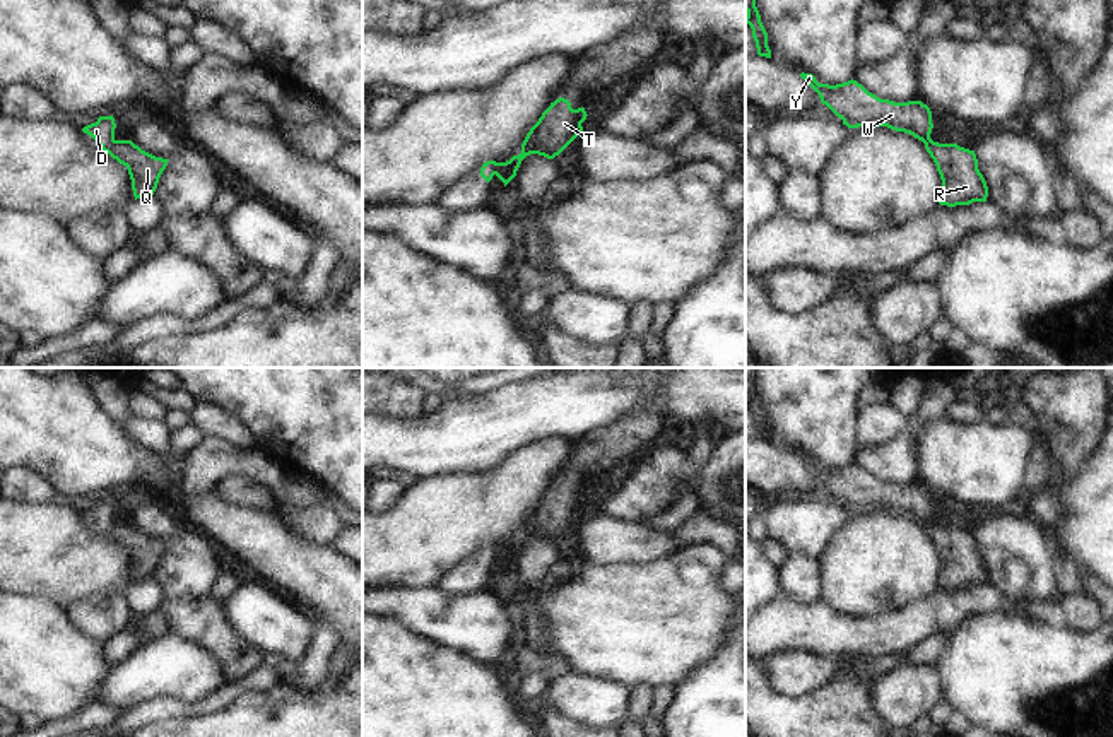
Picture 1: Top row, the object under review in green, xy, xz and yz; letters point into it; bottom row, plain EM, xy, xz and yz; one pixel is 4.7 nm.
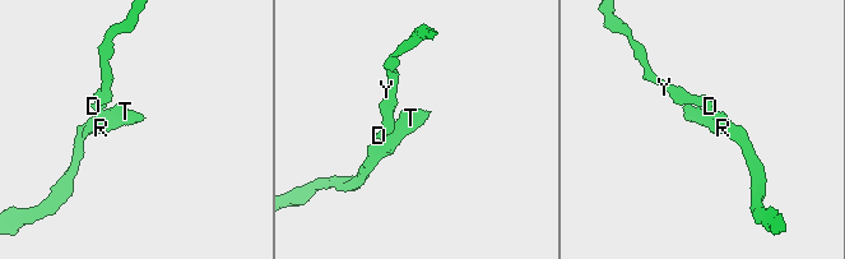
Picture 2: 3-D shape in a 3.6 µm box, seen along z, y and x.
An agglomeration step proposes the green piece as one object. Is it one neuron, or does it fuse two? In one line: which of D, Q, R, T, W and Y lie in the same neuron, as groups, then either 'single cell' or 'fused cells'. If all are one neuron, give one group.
D W Y / Q R T; fused cells

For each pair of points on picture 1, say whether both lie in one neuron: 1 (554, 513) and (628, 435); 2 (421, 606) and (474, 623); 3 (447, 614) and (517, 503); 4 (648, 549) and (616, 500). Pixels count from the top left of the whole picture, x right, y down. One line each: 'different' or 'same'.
1: same
2: same
3: different
4: different

